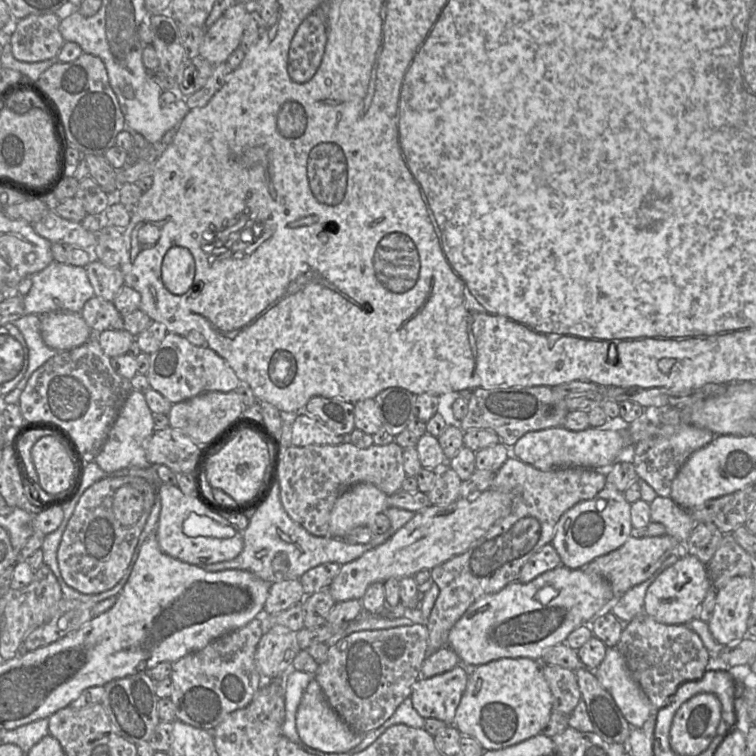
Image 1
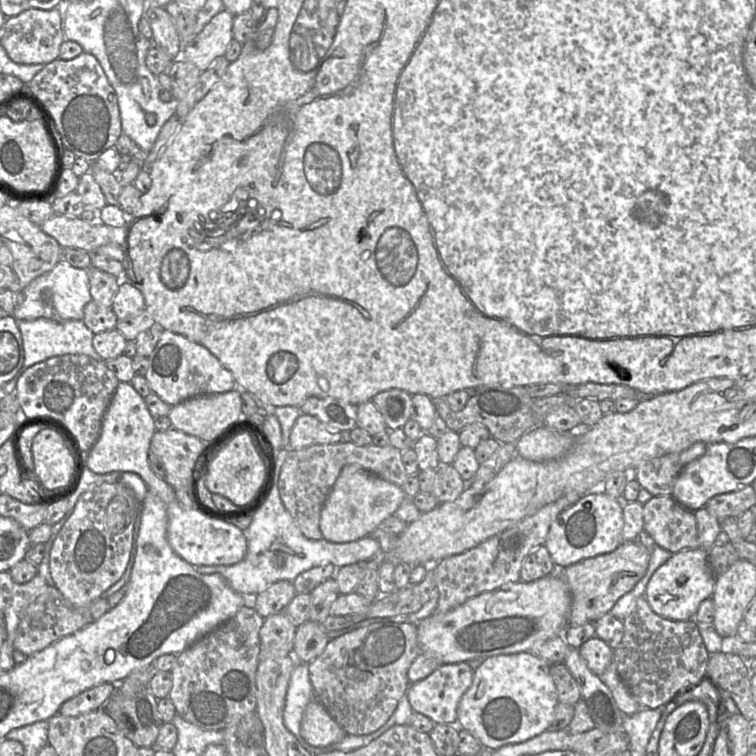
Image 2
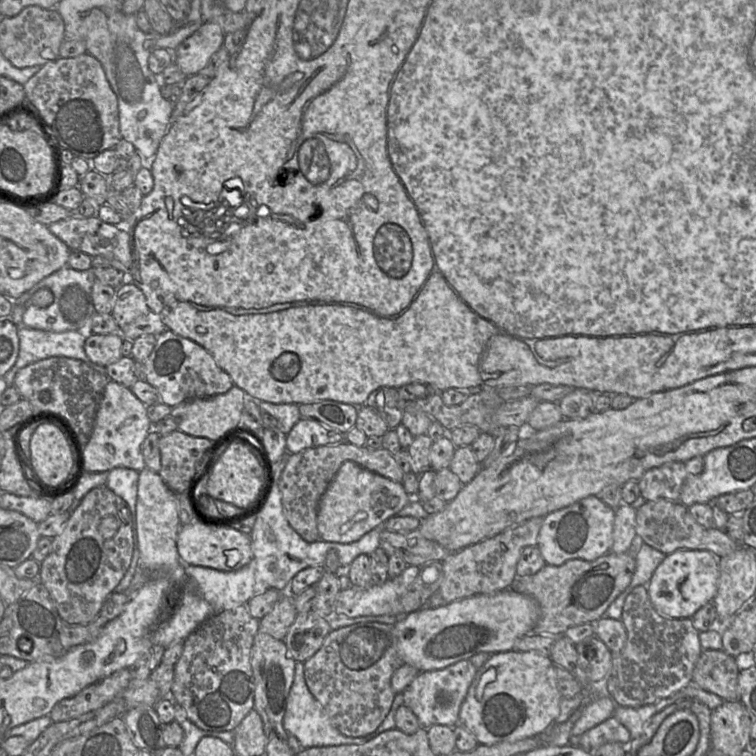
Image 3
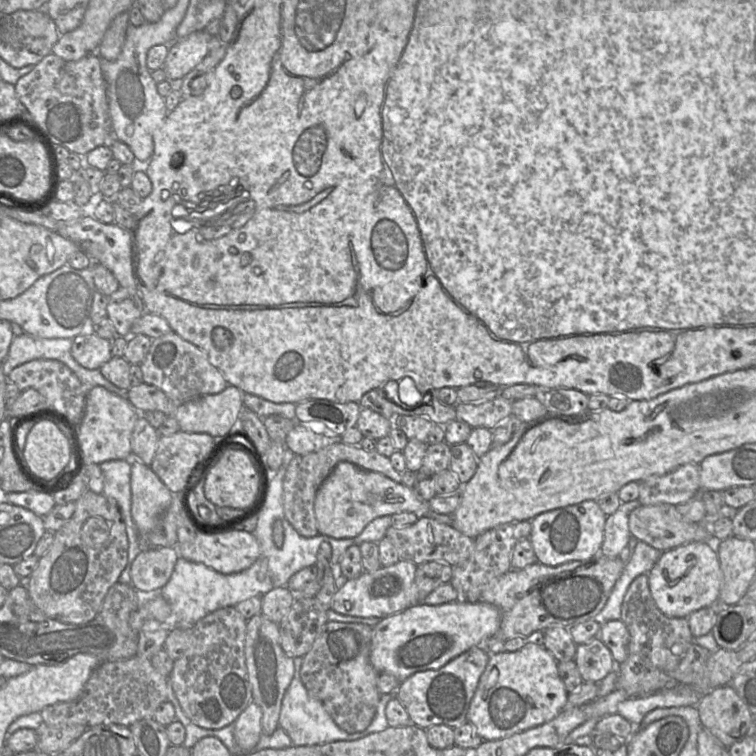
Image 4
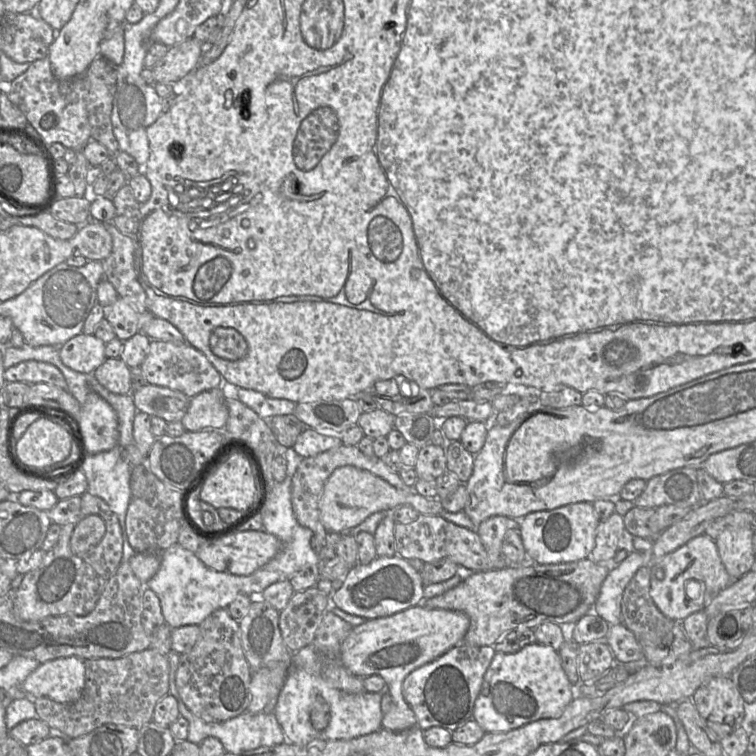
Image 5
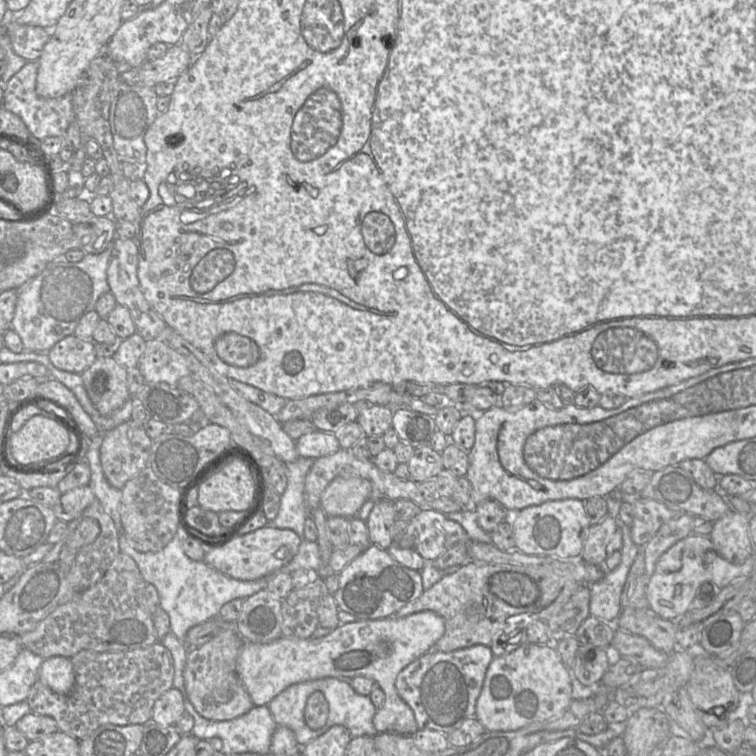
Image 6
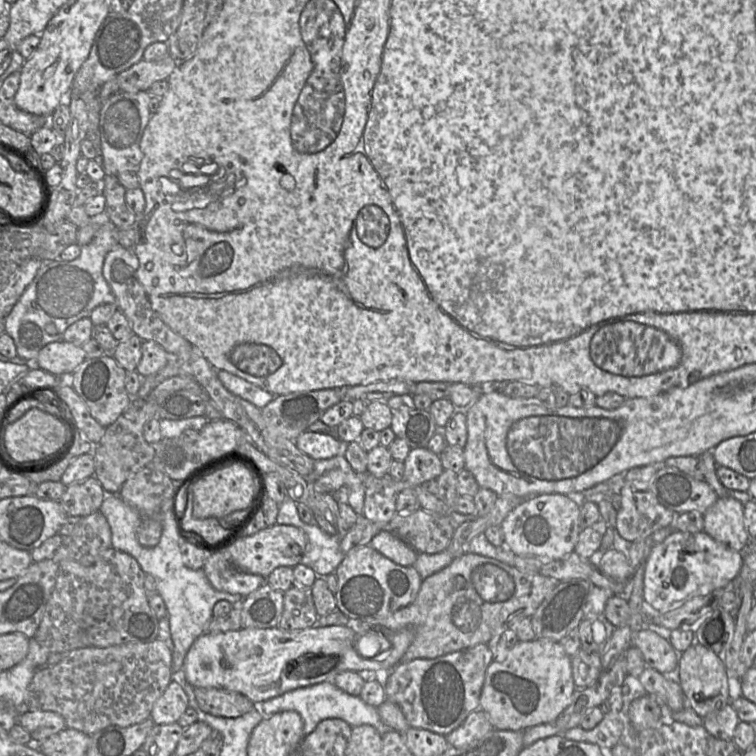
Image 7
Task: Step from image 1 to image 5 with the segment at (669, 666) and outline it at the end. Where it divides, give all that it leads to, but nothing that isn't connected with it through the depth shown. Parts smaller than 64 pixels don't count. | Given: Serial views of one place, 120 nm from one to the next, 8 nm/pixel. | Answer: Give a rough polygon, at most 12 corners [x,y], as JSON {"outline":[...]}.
{"outline":[[651,567],[626,586],[621,621],[642,644],[668,647],[675,621],[650,596]]}

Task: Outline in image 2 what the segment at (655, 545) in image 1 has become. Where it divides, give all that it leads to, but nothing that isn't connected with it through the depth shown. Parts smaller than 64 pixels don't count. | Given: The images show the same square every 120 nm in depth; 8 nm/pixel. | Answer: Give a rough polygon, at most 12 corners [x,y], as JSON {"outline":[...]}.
{"outline":[[623,542],[550,575],[572,597],[568,626],[594,623],[645,575],[650,551]]}

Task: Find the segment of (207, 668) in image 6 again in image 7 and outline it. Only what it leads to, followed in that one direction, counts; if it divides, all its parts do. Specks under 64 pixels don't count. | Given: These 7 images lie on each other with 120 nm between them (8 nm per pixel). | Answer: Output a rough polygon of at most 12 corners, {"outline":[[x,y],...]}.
{"outline":[[195,688],[204,712],[236,718],[255,704],[218,688]]}

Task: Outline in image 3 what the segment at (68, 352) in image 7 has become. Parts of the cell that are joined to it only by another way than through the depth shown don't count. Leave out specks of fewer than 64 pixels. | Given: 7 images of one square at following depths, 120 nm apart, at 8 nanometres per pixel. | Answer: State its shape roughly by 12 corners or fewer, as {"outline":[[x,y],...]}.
{"outline":[[90,334],[84,350],[107,367],[122,358],[123,336]]}

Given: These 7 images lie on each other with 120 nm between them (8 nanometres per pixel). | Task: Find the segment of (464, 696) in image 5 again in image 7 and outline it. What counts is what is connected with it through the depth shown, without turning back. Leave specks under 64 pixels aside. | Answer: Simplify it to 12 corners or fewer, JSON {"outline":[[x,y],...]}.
{"outline":[[487,644],[400,662],[386,698],[447,736],[480,709]]}

